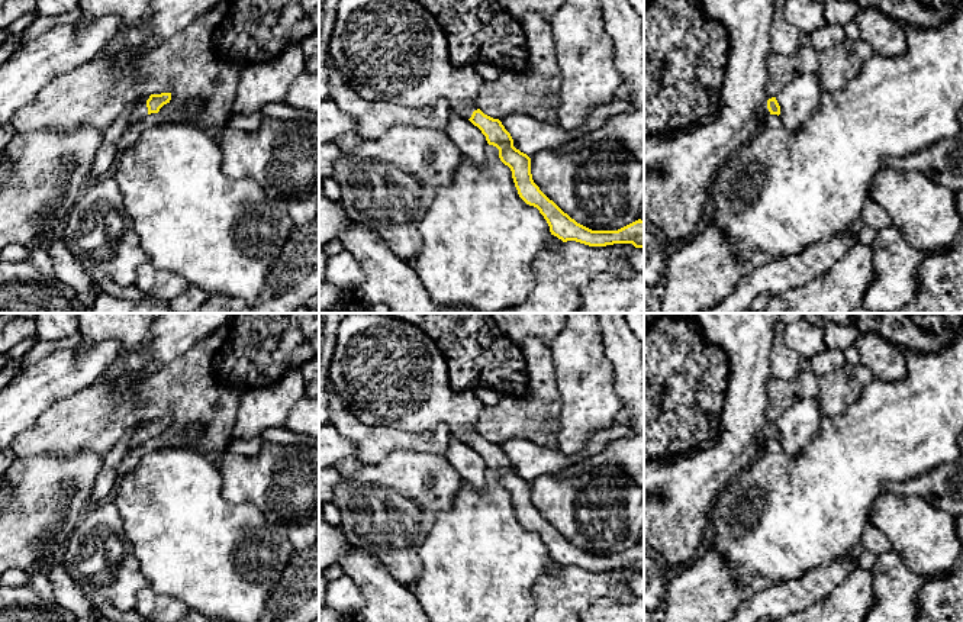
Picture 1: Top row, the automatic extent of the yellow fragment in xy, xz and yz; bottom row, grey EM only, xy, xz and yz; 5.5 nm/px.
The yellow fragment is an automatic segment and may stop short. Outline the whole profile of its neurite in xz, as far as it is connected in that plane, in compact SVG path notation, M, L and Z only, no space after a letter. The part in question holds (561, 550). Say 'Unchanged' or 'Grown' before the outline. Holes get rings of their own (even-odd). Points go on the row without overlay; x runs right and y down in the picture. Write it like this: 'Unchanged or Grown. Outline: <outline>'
Grown. Outline: M347 313L338 326L329 386L370 426L421 434L445 425L499 474L519 522L540 535L551 560L589 571L632 568L644 573L644 545L618 555L592 555L550 525L534 507L531 483L513 471L499 444L477 432L484 403L473 389L454 390L448 365L435 342L412 323L387 313Z

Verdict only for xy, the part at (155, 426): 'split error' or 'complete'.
split error

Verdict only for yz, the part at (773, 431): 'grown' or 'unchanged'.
grown

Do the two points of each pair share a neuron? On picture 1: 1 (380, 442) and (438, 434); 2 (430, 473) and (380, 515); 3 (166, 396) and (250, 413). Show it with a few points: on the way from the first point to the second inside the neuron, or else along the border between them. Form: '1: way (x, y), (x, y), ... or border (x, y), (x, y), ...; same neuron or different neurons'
1: way (395, 441), (424, 441); same neuron
2: way (418, 484), (392, 508); same neuron
3: border (241, 393), (232, 437); different neurons

